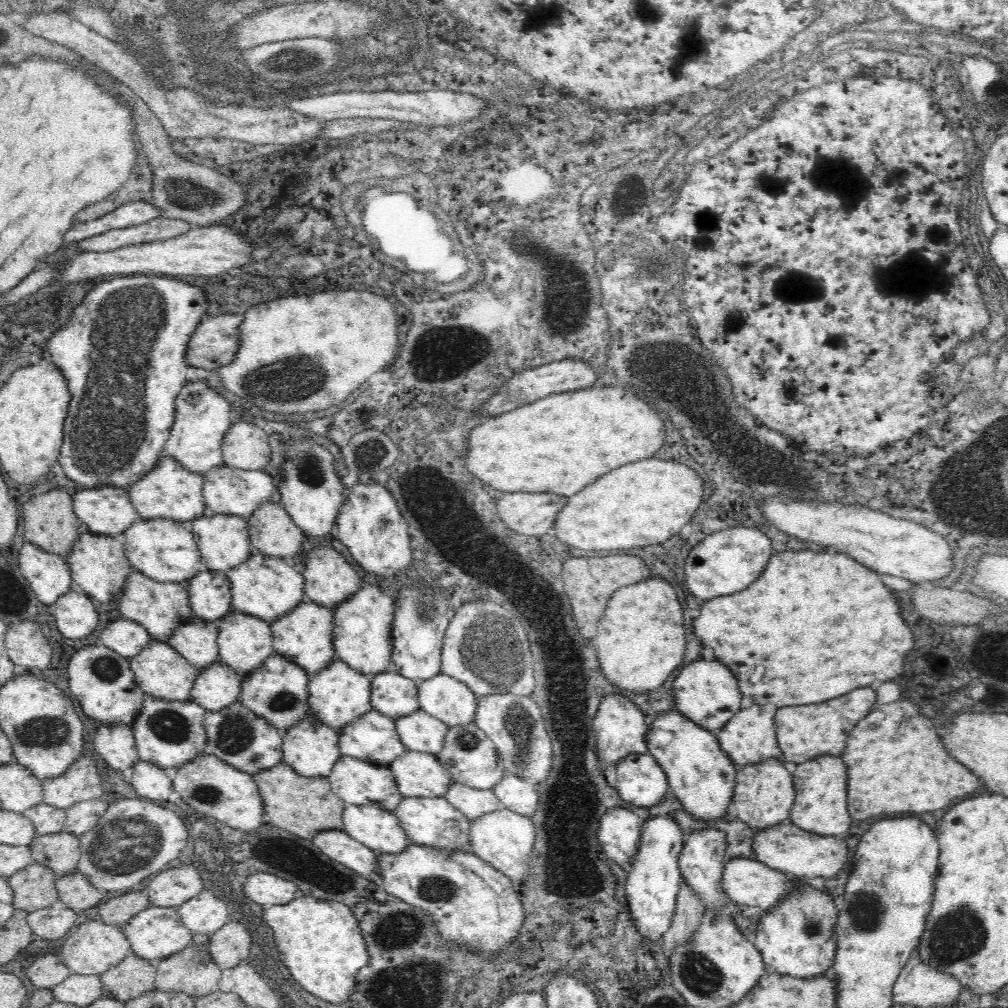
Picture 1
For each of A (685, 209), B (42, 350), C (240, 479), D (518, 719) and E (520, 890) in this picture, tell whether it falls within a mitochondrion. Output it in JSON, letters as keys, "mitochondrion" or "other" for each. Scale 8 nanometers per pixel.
{"A":"other","B":"other","C":"other","D":"mitochondrion","E":"other"}

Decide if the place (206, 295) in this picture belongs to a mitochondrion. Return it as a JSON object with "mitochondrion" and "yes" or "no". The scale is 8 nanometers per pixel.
{"mitochondrion":"no"}

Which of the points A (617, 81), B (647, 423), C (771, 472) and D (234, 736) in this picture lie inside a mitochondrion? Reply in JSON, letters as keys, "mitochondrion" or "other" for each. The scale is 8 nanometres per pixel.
{"A":"other","B":"other","C":"mitochondrion","D":"mitochondrion"}

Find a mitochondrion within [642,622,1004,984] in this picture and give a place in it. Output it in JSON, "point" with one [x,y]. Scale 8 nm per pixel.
{"point":[959,935]}

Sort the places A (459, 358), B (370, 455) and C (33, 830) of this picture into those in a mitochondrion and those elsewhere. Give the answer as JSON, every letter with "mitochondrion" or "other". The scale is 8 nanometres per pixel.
{"A":"mitochondrion","B":"mitochondrion","C":"other"}

